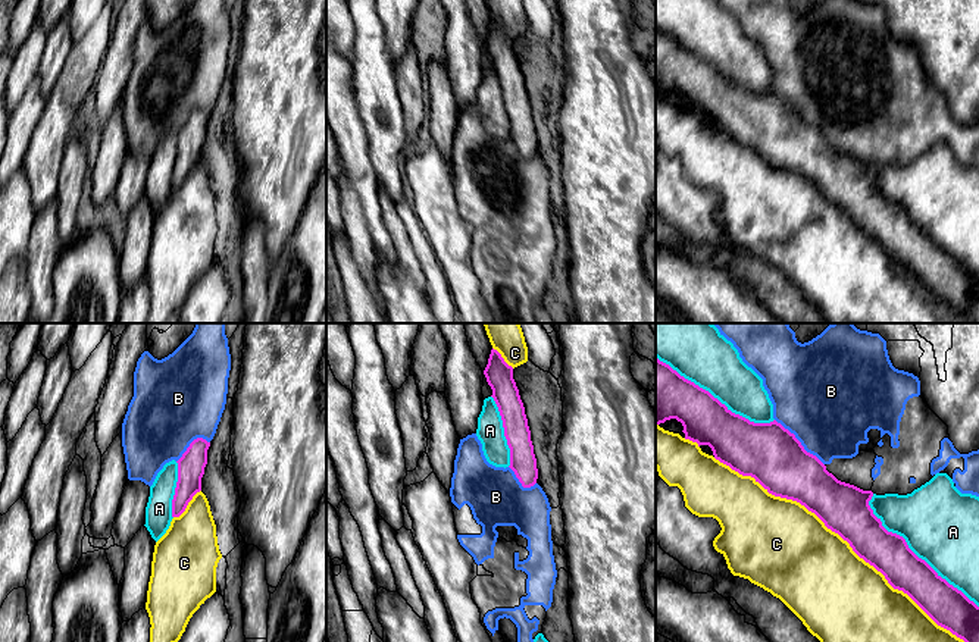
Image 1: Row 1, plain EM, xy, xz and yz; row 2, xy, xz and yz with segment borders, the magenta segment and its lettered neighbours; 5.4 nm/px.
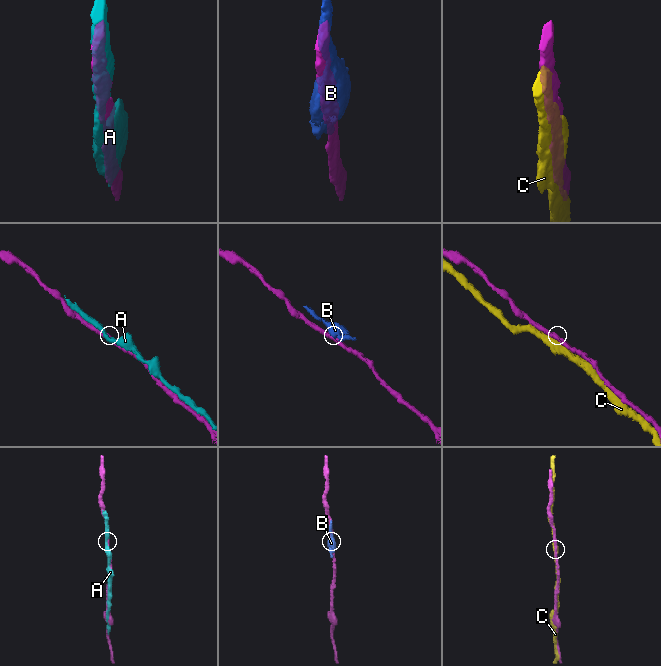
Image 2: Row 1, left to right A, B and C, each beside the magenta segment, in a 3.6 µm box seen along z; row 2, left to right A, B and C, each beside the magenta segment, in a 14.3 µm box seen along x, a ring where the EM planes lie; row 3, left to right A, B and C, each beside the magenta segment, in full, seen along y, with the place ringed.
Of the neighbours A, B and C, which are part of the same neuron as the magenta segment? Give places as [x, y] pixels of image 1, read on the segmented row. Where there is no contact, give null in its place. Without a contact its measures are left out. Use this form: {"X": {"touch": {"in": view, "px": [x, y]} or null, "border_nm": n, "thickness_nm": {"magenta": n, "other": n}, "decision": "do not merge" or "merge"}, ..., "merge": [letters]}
{"A": {"touch": {"in": "yz", "px": [912, 551]}, "border_nm": 850, "thickness_nm": {"magenta": 220, "other": 420}, "decision": "do not merge"}, "B": {"touch": {"in": "yz", "px": [800, 442]}, "border_nm": 380, "thickness_nm": {"magenta": 320, "other": 480}, "decision": "do not merge"}, "C": {"touch": {"in": "yz", "px": [841, 536]}, "border_nm": 1700, "thickness_nm": {"magenta": 280, "other": 480}, "decision": "do not merge"}, "merge": []}

